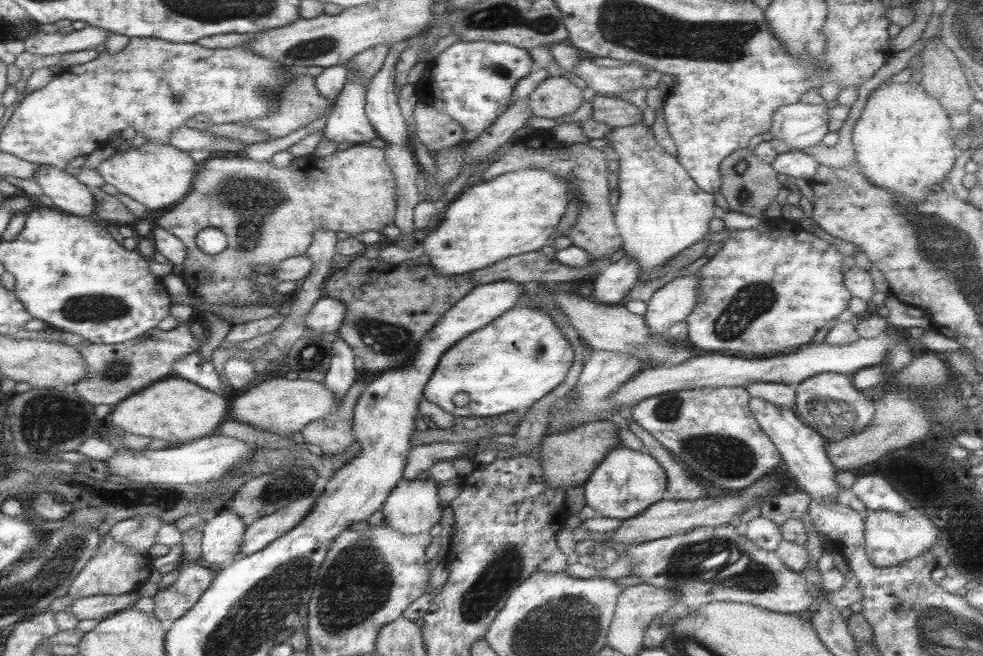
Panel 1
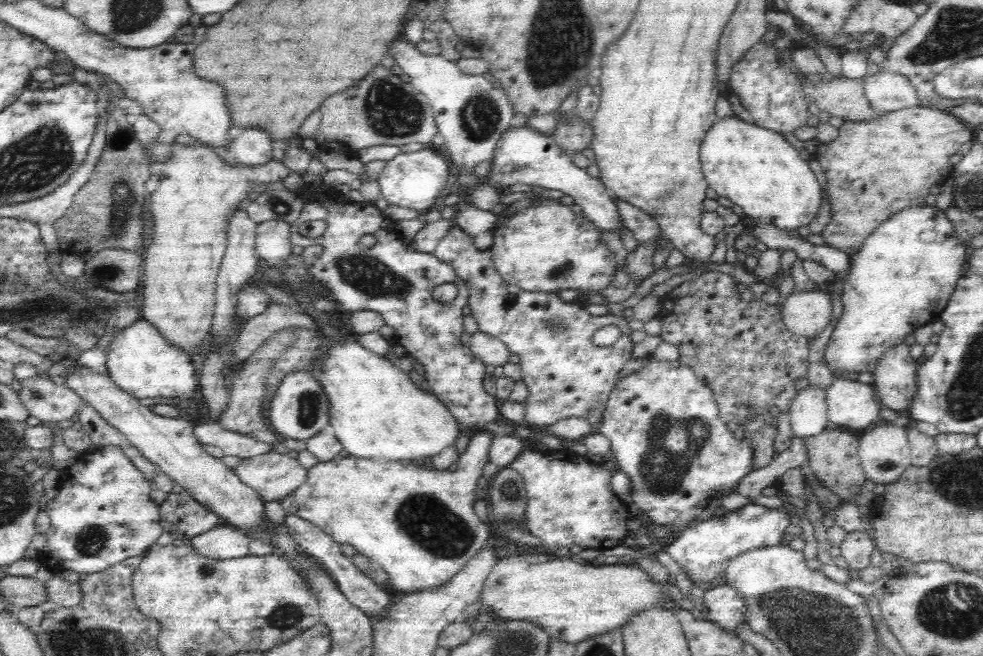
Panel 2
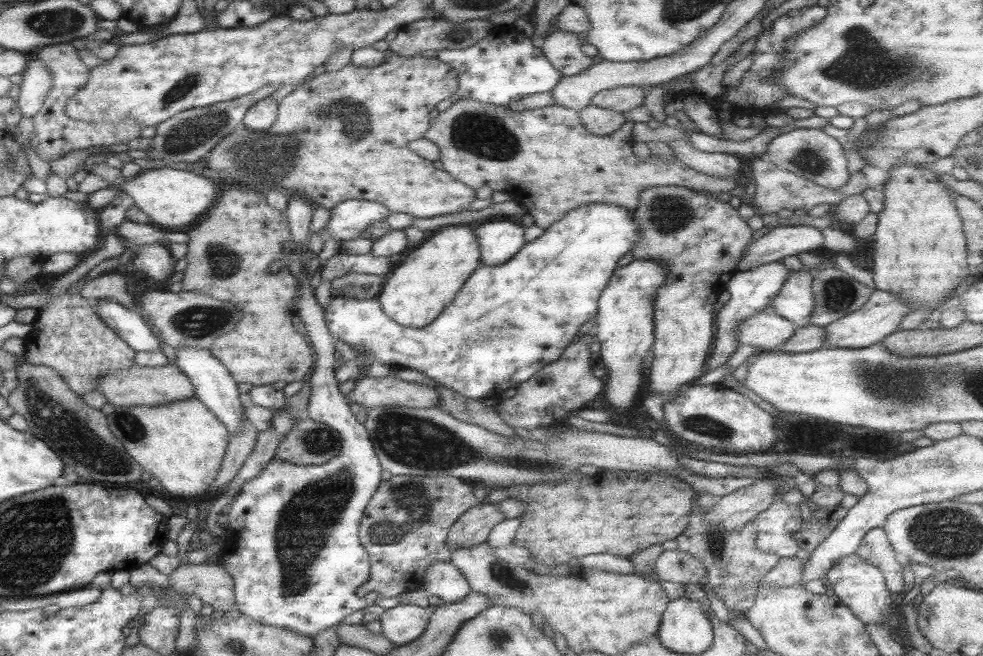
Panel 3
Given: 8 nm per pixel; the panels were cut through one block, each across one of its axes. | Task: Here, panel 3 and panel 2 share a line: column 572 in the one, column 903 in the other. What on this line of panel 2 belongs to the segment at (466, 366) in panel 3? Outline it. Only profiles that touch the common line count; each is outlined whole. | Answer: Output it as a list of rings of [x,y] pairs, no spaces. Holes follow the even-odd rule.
[[[927,204],[910,206],[881,222],[852,258],[850,274],[842,286],[844,314],[831,334],[824,355],[831,370],[873,372],[884,350],[902,342],[906,334],[918,326],[939,319],[960,278],[964,258],[966,247],[955,234],[945,211],[939,207]]]

